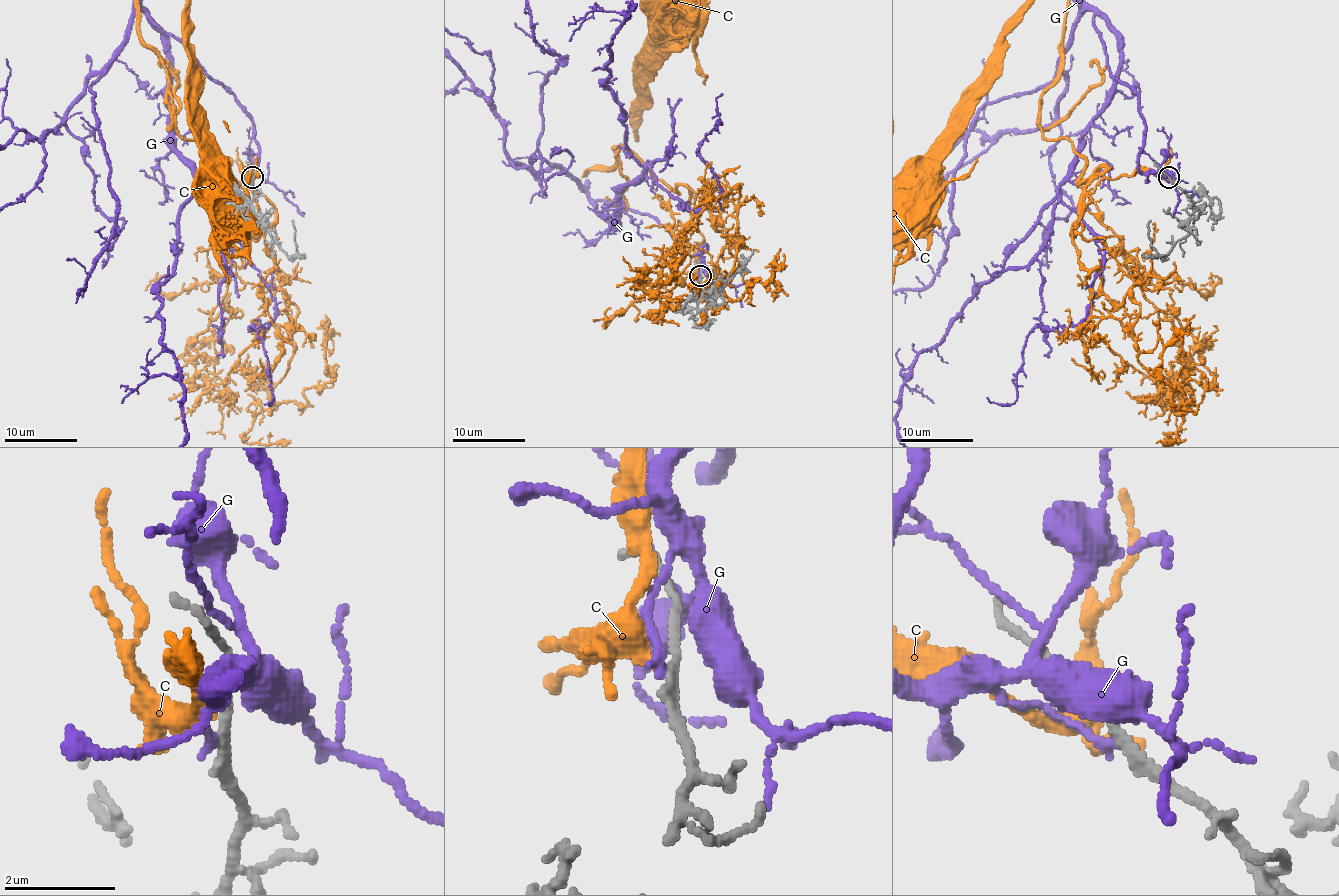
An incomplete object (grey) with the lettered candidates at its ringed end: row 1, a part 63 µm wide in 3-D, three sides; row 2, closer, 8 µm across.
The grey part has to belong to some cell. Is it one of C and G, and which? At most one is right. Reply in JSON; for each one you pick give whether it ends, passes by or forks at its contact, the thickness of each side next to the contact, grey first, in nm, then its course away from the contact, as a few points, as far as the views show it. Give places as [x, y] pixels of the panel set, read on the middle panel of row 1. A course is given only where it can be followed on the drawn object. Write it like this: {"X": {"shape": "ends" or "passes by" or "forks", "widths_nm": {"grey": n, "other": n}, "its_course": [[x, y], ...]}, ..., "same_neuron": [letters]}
{"C": {"shape": "ends", "widths_nm": {"grey": 160, "other": 280}}, "same_neuron": ["C"]}

